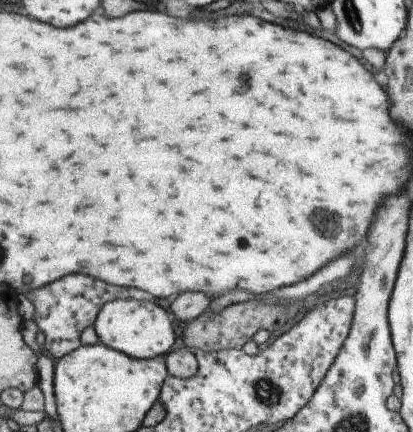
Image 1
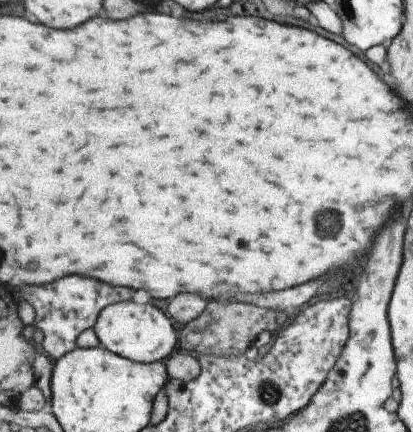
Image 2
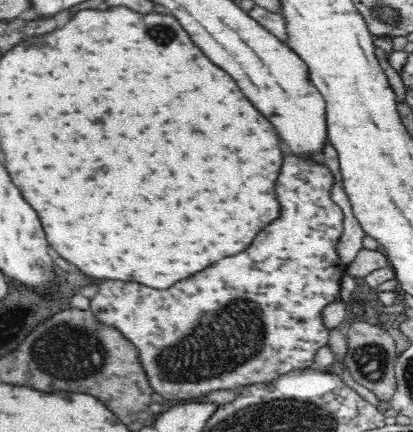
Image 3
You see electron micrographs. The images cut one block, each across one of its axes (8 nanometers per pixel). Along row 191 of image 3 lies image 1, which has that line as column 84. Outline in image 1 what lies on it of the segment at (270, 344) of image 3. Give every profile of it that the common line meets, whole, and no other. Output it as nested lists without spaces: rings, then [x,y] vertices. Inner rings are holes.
[[[71,274],[57,282],[51,282],[39,290],[27,294],[29,302],[35,306],[35,324],[47,336],[43,350],[57,362],[83,346],[83,336],[89,328],[95,328],[101,310],[115,300],[129,300],[129,290],[121,286],[111,286],[91,276]]]

